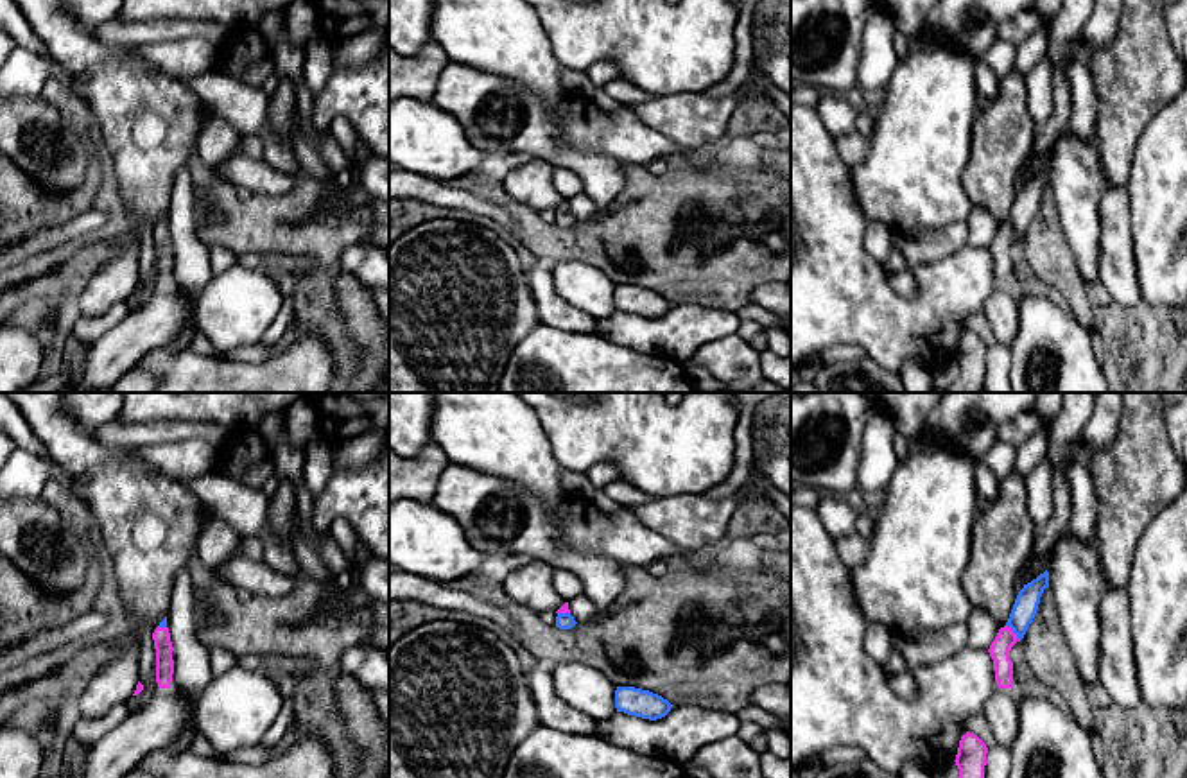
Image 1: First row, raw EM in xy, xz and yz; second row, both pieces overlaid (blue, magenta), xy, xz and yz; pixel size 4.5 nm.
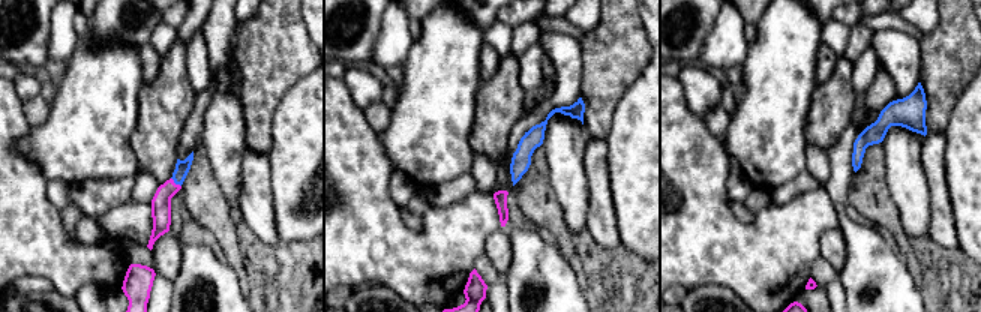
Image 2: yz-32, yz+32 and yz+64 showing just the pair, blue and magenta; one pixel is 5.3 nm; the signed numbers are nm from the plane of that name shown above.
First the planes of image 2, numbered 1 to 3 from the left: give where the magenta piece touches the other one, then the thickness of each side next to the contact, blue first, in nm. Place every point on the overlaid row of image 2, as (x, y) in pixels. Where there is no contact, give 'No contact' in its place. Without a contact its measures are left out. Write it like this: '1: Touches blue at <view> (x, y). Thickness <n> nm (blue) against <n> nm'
1: Touches blue at yz-32 (176, 183). Thickness 80 nm (blue) against 110 nm
2: No contact
3: No contact

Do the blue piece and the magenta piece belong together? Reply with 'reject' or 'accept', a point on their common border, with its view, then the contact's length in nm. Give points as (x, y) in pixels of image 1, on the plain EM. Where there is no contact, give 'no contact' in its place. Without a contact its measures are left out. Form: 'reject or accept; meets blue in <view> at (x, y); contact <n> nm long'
accept; meets blue in yz at (1013, 230); contact 100 nm long

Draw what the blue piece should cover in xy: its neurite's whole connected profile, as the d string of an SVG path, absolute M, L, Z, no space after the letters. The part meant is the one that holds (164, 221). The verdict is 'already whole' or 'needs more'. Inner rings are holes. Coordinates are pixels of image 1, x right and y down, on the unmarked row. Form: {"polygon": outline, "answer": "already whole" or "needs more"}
{"polygon": "M167 215L154 228L152 238L156 247L156 281L160 287L169 287L174 272L174 246L167 226Z", "answer": "needs more"}

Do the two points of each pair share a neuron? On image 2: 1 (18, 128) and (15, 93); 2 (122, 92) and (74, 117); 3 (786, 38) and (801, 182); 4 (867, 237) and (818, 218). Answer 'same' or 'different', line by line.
1: same
2: same
3: different
4: different

